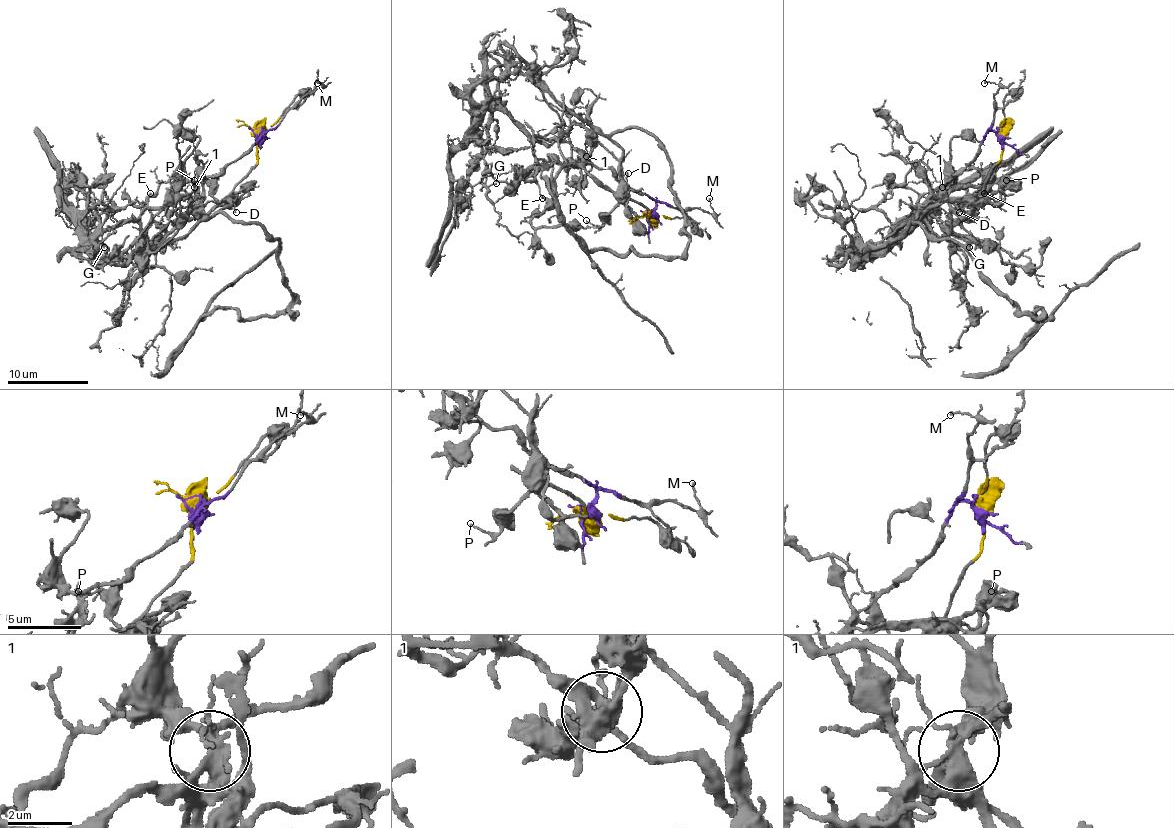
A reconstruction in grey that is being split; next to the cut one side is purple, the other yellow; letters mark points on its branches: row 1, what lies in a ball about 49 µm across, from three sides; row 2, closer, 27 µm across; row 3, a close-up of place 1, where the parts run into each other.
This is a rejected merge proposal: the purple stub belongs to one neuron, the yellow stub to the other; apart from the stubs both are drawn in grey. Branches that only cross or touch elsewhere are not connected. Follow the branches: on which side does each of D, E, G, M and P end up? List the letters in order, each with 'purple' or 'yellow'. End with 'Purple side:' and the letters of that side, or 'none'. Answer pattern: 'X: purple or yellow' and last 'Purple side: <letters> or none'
D: yellow
E: purple
G: purple
M: purple
P: yellow
Purple side: E, G, M

